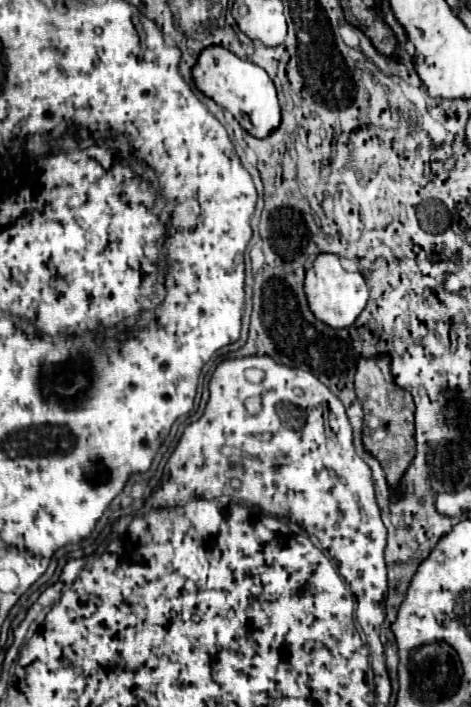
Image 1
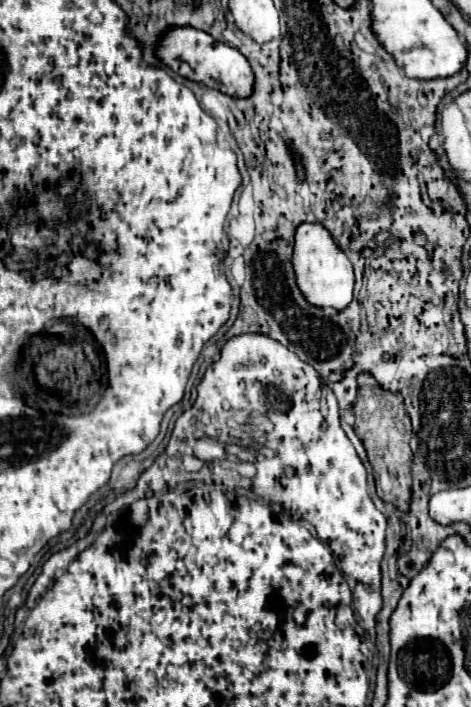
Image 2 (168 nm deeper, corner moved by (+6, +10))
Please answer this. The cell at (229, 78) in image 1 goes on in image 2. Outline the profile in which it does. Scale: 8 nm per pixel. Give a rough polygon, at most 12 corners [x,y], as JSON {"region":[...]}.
{"region":[[172,30],[156,54],[180,76],[232,98],[254,94],[236,48]]}

